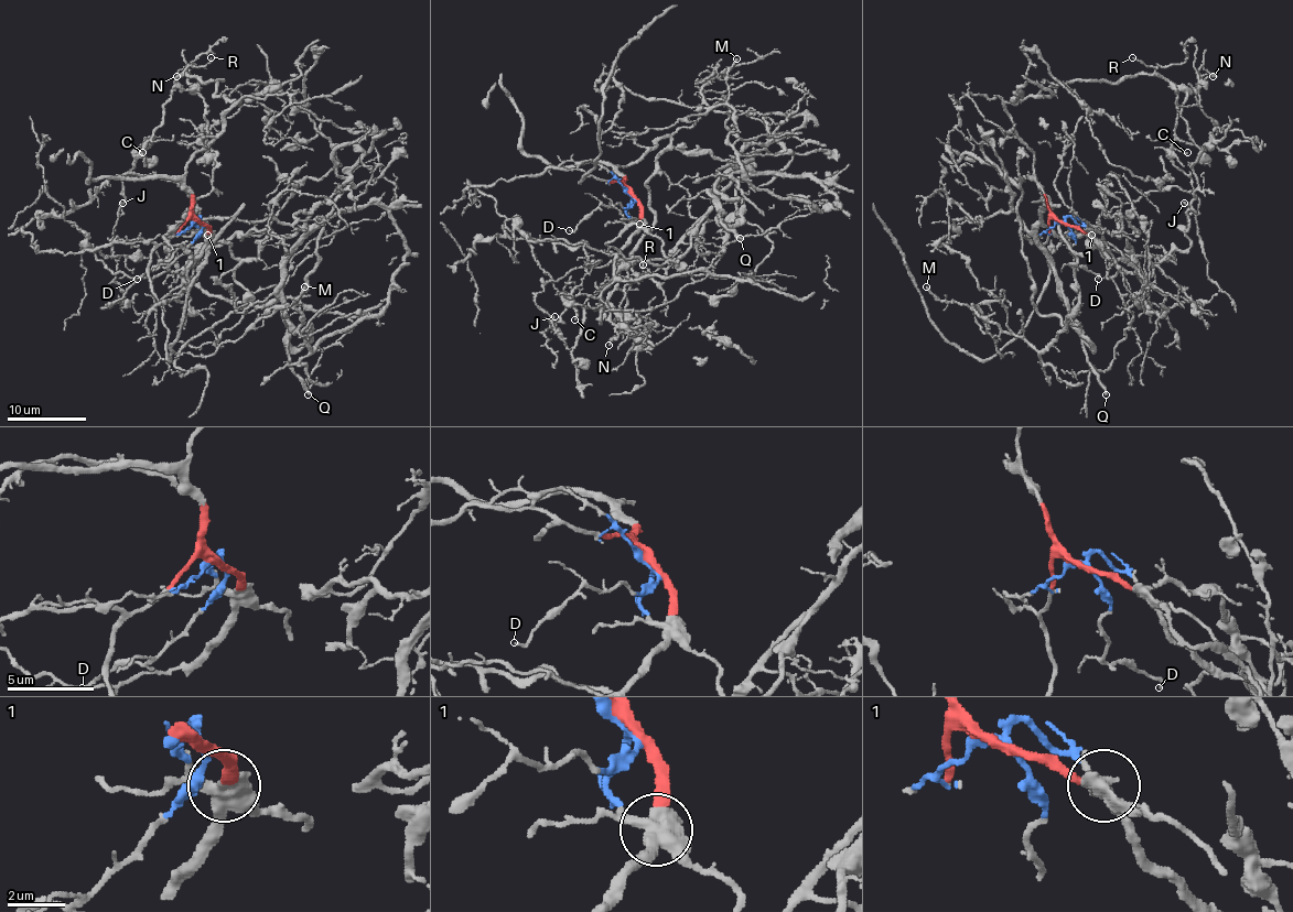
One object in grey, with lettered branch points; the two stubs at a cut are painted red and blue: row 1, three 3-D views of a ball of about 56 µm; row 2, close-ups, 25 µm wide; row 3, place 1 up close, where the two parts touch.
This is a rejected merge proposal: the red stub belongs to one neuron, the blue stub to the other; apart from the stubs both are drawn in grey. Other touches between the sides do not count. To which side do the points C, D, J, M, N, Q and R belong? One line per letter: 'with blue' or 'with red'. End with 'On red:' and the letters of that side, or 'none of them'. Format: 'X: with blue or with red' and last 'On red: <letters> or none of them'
C: with red
D: with blue
J: with red
M: with blue
N: with red
Q: with blue
R: with red
On red: C, J, N, R

